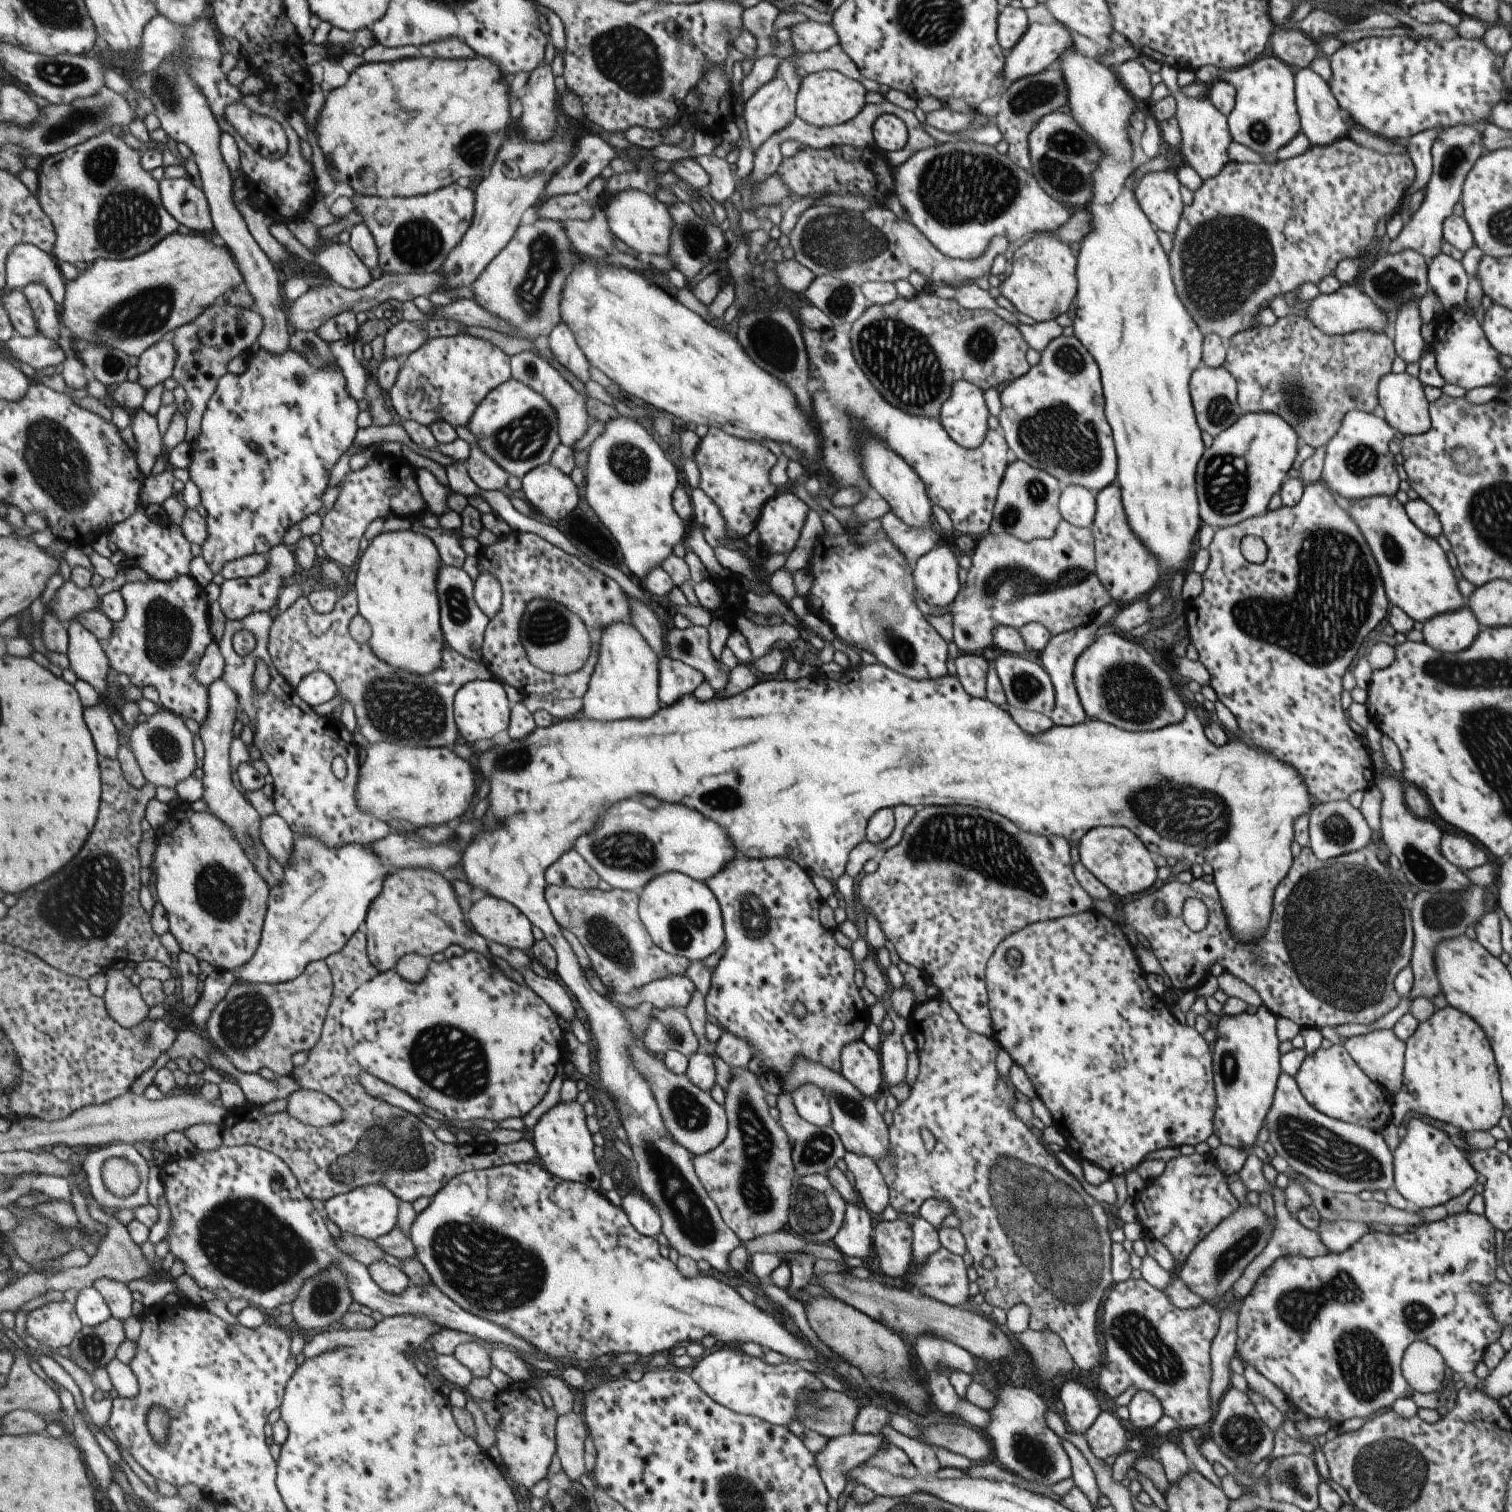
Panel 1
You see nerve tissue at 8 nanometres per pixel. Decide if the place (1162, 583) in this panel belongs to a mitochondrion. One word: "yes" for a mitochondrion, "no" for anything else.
no

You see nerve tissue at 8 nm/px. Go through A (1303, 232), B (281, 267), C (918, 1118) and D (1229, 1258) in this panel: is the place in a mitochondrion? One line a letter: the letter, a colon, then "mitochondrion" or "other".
A: other
B: other
C: other
D: mitochondrion

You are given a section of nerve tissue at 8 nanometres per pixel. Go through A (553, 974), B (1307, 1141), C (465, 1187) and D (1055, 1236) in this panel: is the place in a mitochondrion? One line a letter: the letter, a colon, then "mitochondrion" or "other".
A: other
B: mitochondrion
C: other
D: mitochondrion

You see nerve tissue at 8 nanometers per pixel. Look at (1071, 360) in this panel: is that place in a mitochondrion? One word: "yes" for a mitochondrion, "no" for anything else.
yes

